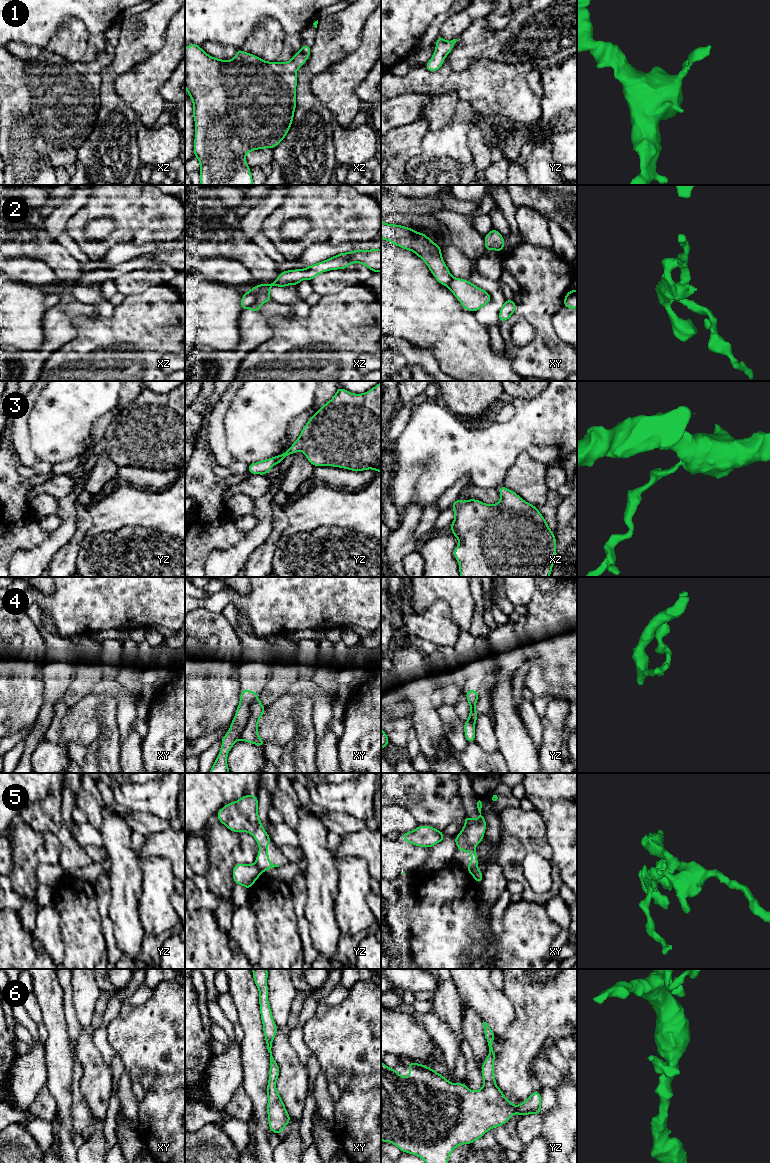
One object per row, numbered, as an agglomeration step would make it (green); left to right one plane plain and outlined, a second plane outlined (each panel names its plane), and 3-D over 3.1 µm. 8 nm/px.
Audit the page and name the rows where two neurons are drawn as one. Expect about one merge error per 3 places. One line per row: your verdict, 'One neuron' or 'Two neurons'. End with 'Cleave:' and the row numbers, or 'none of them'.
1: One neuron
2: Two neurons
3: One neuron
4: Two neurons
5: Two neurons
6: One neuron
Cleave: 2, 4, 5

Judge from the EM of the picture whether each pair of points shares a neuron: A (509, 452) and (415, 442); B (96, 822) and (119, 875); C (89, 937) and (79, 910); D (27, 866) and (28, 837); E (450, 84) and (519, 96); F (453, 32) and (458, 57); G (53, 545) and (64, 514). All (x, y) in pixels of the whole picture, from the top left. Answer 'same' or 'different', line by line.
A: same
B: different
C: same
D: same
E: same
F: different
G: same

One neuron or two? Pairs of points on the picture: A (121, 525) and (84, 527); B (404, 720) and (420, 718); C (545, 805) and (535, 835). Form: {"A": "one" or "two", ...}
{"A": "two", "B": "two", "C": "two"}

